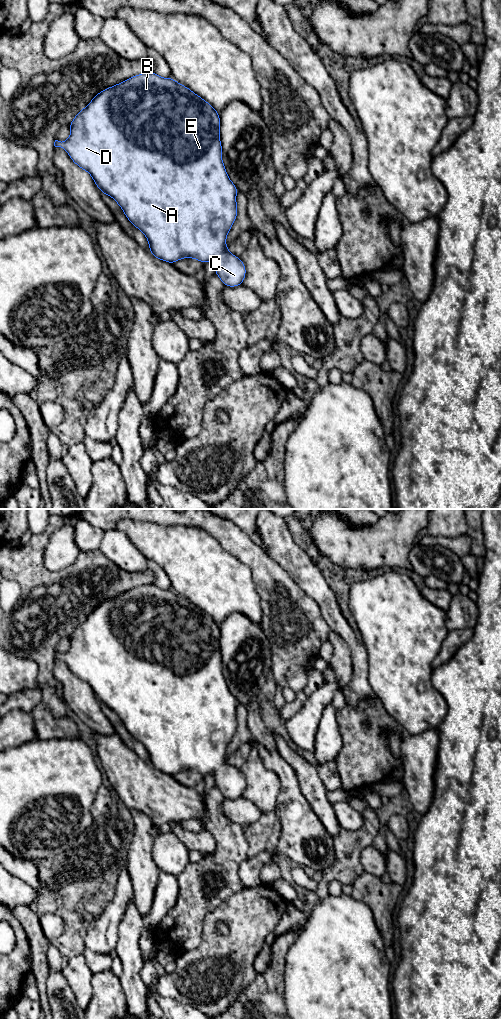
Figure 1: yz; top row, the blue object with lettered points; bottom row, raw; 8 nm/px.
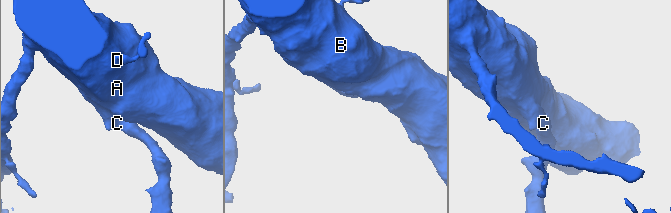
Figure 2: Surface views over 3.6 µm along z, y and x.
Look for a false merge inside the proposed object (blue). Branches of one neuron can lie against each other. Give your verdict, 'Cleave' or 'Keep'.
Keep

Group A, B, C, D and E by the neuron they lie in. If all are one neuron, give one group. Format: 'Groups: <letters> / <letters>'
Groups: A B C D E

